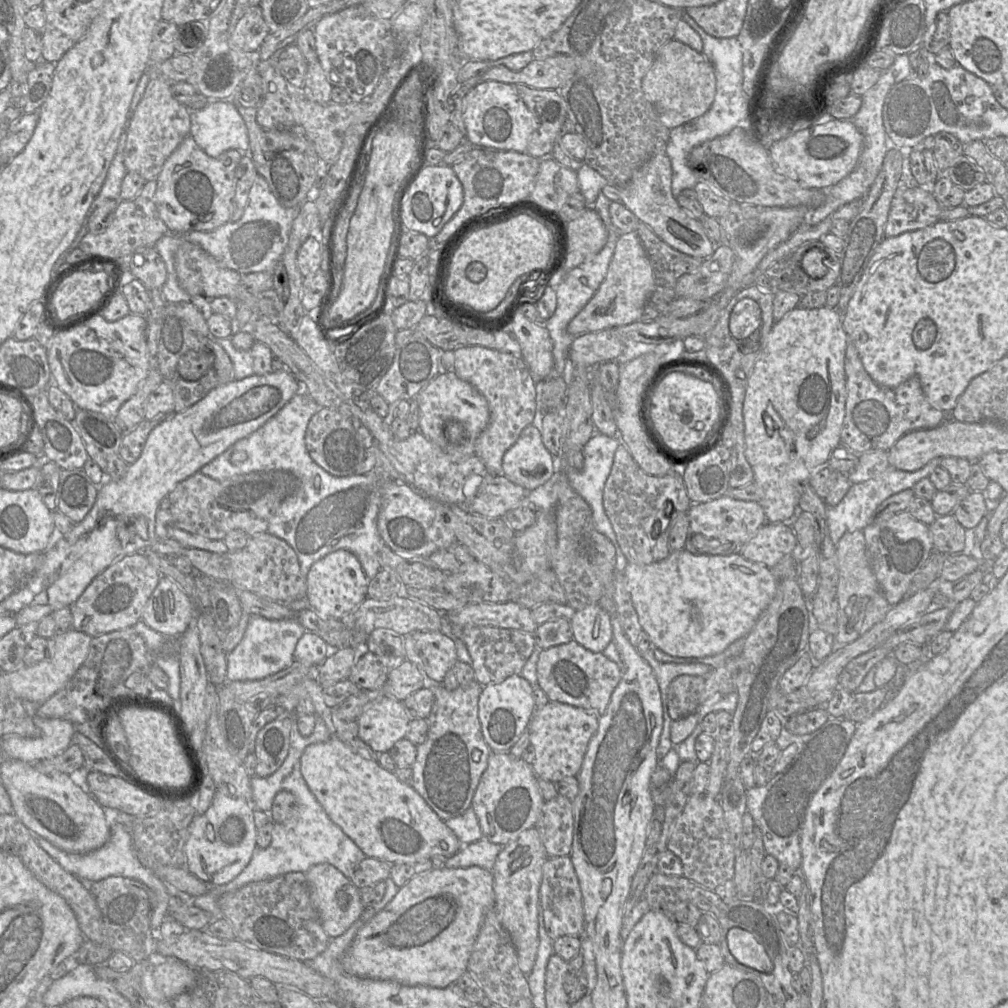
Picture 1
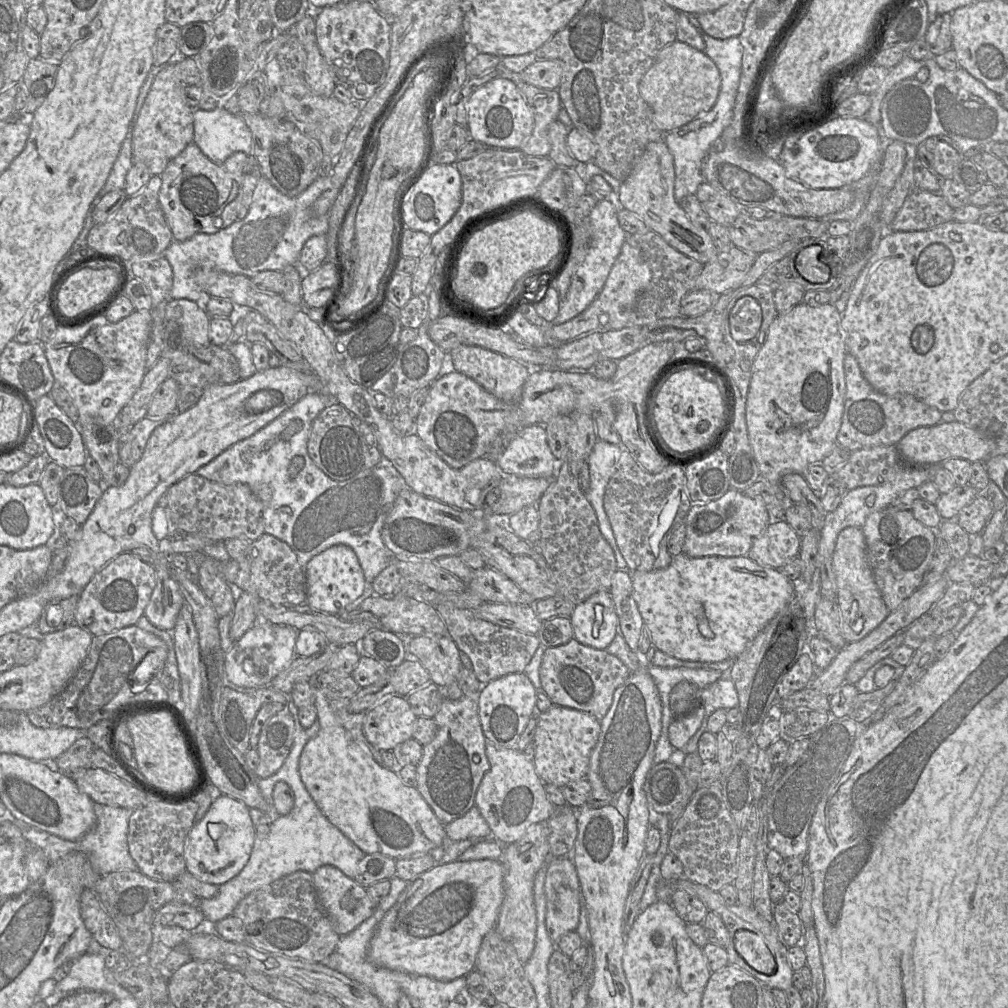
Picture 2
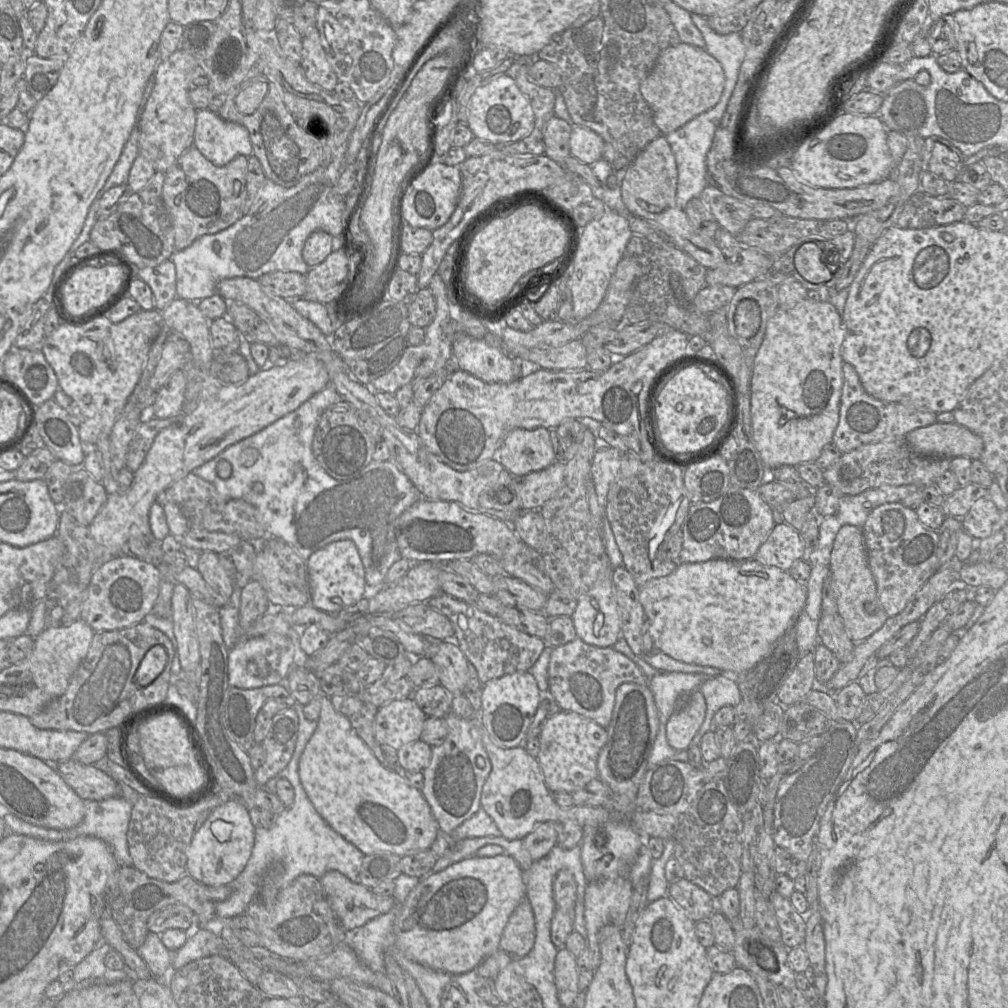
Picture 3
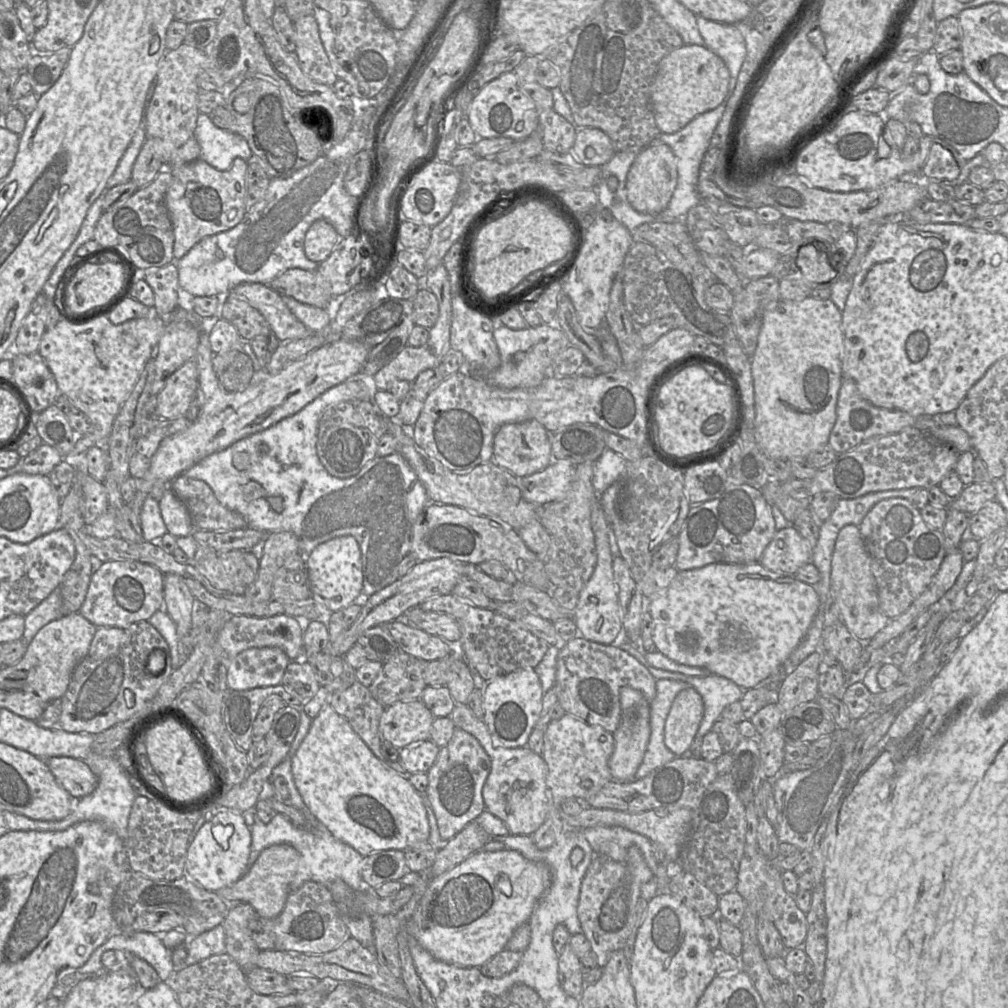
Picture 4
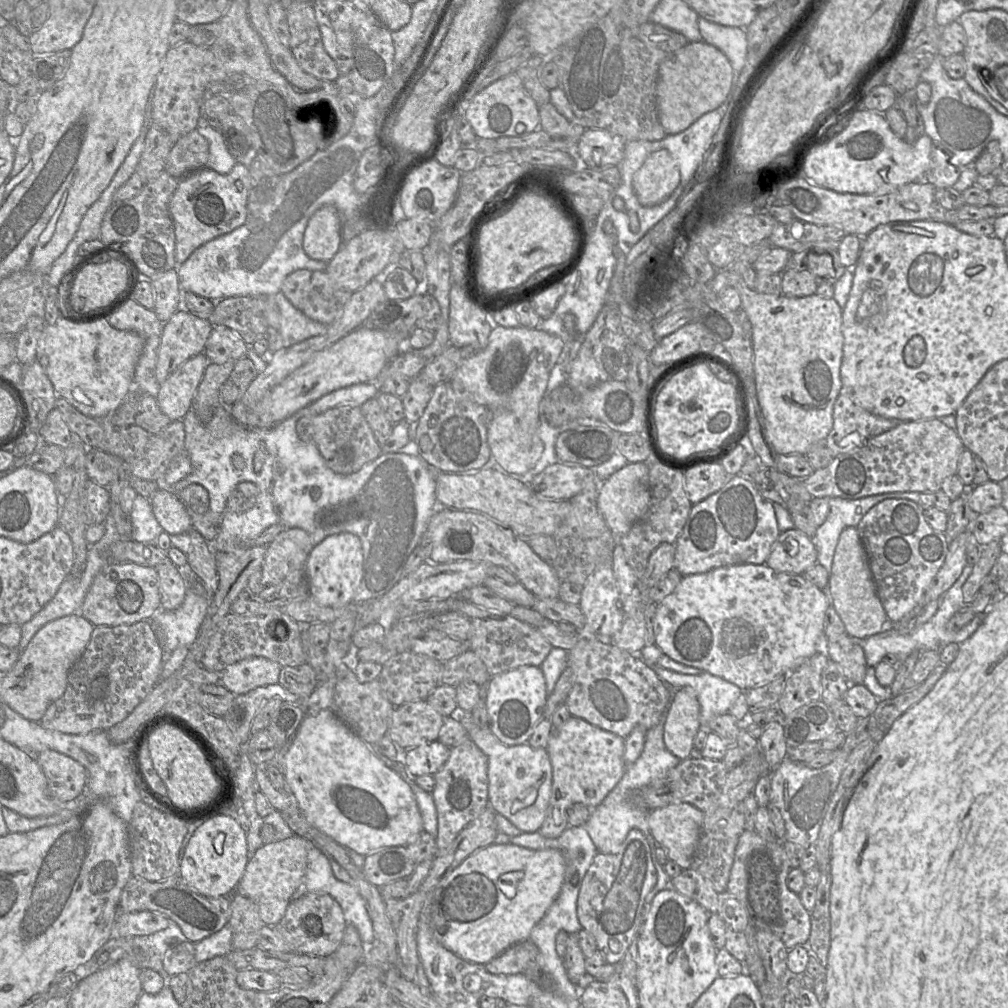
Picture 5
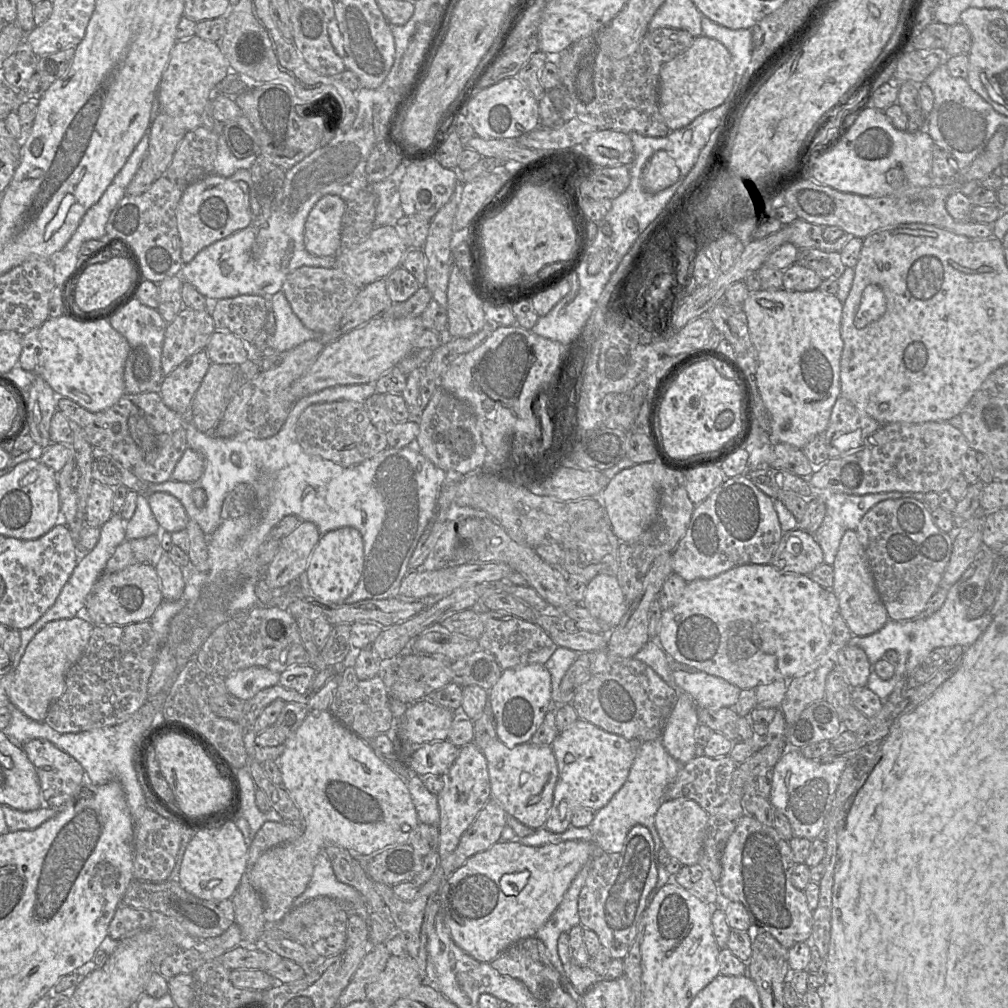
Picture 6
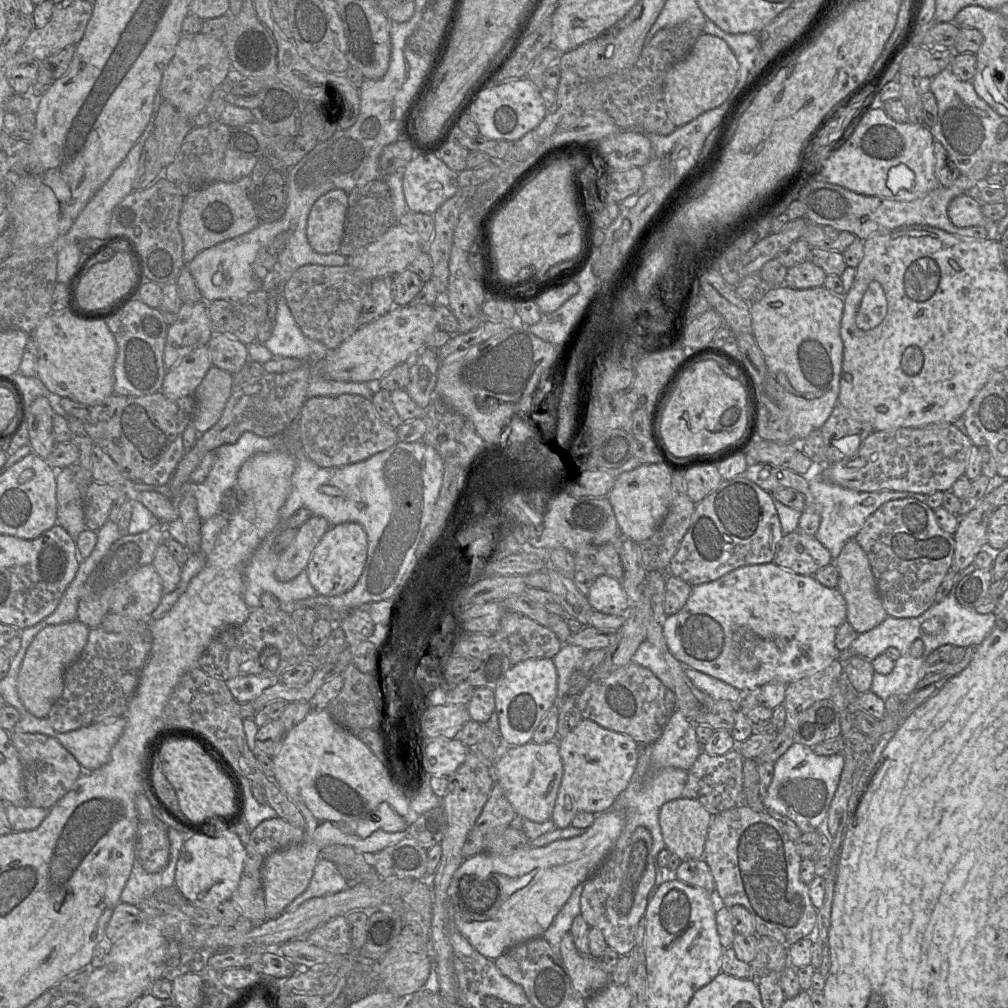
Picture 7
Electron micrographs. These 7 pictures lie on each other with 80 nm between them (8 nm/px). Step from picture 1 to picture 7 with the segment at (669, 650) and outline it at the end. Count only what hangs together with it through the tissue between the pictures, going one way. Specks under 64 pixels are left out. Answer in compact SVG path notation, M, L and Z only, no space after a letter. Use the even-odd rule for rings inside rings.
M774 562L741 566L717 580L692 587L691 594L684 607L676 614L666 616L662 622L663 634L669 650L684 666L717 678L738 690L754 689L767 683L790 684L807 676L814 675L834 660L838 660L840 652L835 645L835 636L839 626L847 621L847 604L837 588L827 588L819 583L814 576L804 576L786 570Z

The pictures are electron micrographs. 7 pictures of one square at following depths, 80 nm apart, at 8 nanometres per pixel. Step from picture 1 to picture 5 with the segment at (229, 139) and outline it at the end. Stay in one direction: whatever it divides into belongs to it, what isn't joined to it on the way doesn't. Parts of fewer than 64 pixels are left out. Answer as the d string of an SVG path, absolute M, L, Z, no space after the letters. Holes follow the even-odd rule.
M201 115L196 129L209 143L209 158L207 167L220 174L231 172L237 162L249 166L255 156L255 151L251 148L244 156L233 157L226 145L224 138L219 130L212 128L207 122L205 115Z

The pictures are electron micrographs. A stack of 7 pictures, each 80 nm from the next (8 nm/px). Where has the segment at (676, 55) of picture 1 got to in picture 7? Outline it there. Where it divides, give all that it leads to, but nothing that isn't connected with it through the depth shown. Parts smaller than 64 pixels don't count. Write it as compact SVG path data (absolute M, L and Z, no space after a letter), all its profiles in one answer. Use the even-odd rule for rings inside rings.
M702 33L691 50L668 70L664 79L664 103L674 125L681 127L725 102L736 84L738 71L739 64L728 44L717 36Z

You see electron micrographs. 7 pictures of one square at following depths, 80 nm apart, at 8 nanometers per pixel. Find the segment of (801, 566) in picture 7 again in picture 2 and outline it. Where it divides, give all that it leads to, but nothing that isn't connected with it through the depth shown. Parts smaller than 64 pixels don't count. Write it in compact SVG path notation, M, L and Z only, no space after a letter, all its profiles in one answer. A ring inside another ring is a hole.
M772 520L753 541L747 557L760 566L781 568L799 556L801 538L784 520Z

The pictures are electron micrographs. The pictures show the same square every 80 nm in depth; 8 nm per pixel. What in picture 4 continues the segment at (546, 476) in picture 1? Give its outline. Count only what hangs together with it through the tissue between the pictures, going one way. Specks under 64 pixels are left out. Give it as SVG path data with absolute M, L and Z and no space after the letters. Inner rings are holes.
M536 420L505 424L494 436L490 462L507 469L517 477L527 477L542 471L552 462L551 433Z

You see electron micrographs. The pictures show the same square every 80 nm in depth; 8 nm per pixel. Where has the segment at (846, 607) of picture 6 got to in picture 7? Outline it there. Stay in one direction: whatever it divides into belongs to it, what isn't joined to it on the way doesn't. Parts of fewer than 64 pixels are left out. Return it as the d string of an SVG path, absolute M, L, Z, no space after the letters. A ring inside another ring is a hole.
M855 538L849 539L834 560L839 572L837 589L847 604L847 621L858 634L879 625L887 616L867 554Z

